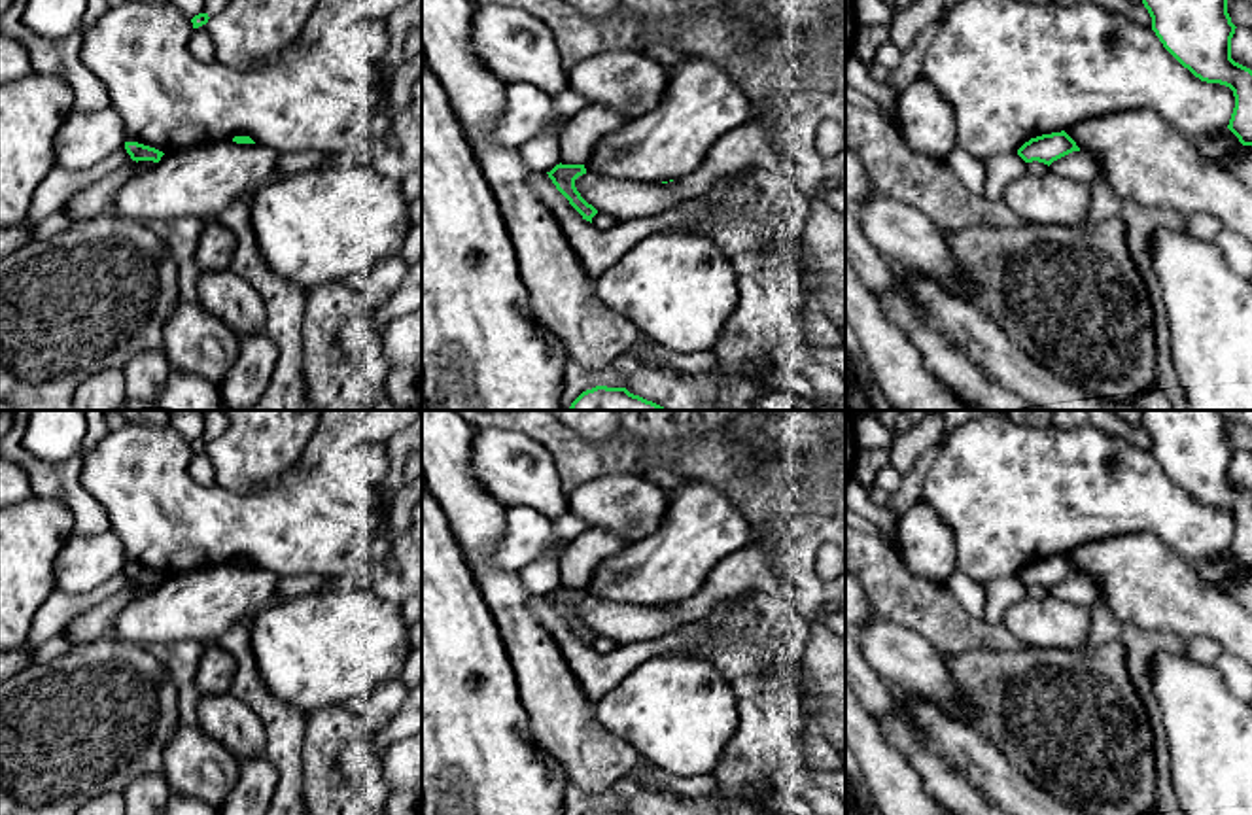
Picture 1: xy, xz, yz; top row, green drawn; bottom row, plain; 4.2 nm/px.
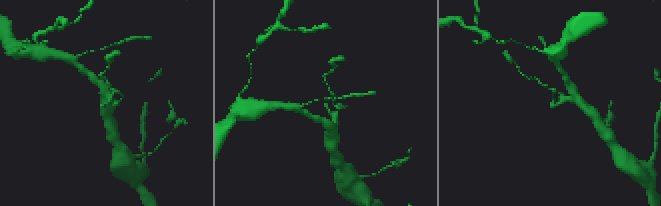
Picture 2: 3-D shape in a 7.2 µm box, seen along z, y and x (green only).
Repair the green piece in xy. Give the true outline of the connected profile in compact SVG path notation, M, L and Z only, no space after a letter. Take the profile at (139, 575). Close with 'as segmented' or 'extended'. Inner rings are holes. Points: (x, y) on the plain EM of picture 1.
M125 565L125 573L130 579L132 584L153 584L159 586L161 581L165 579L163 575L138 567L138 565Z; as segmented

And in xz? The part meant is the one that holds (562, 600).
M556 588L547 596L556 613L569 624L569 628L583 639L583 643L592 647L598 633L588 628L575 611L575 603L586 598L584 588Z; as segmented

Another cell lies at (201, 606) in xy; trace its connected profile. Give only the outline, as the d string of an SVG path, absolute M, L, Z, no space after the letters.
M208 565L165 577L112 620L110 635L142 647L216 643L229 628L272 605L278 577L261 567Z

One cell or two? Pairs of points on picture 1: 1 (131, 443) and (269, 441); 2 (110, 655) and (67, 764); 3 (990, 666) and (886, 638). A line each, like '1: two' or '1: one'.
1: two
2: one
3: two

